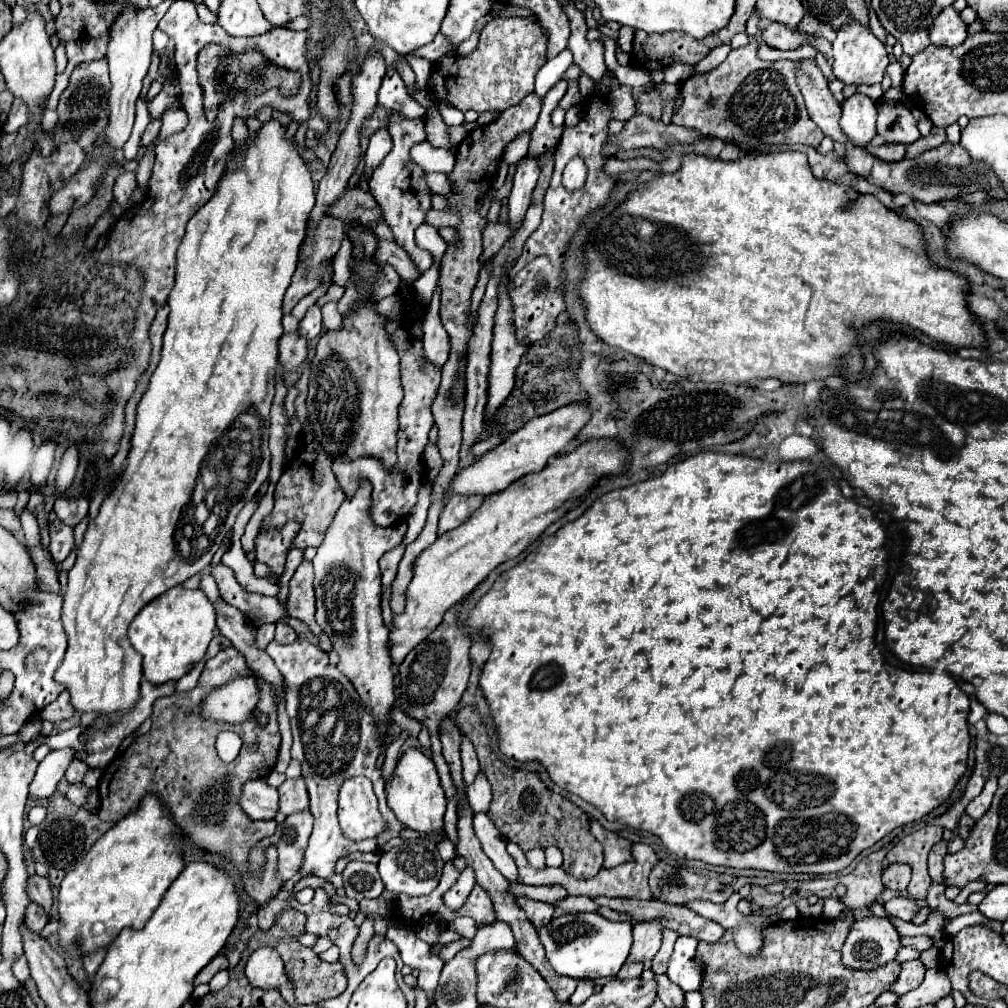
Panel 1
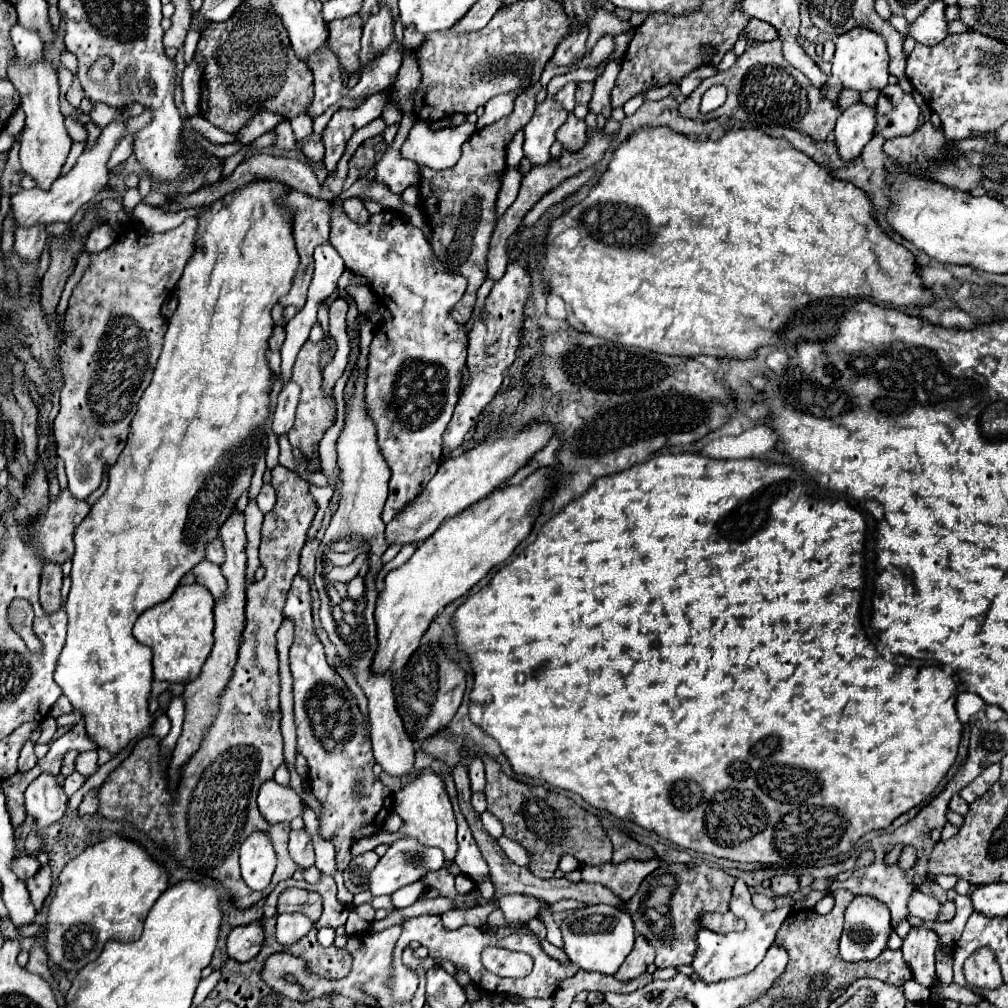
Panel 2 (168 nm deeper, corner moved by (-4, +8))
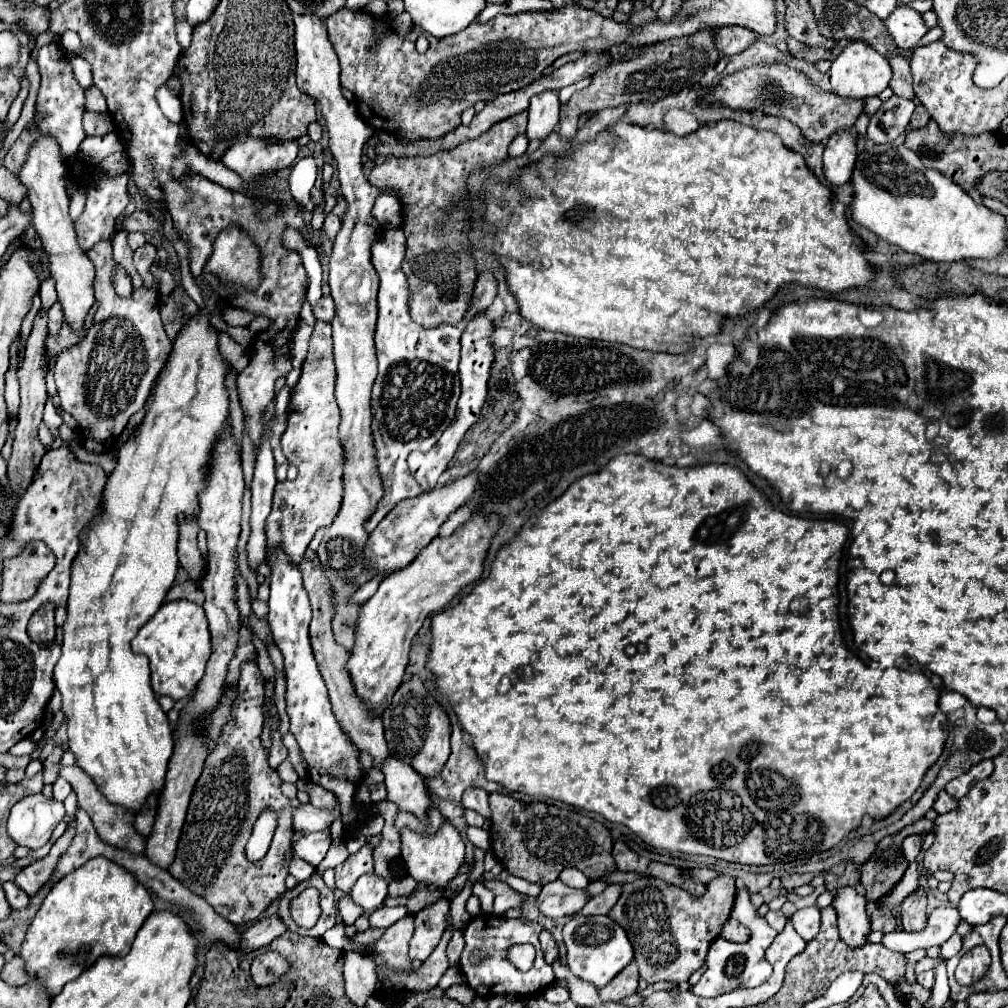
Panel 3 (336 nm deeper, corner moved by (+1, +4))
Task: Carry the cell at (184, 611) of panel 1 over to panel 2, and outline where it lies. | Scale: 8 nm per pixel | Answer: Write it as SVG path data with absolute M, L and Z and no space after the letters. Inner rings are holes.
M200 584L178 586L176 592L166 602L146 610L136 620L134 638L140 644L150 646L154 654L152 658L154 680L188 684L200 674L200 668L210 656L210 650L214 646L212 608L214 608L214 598L204 586Z

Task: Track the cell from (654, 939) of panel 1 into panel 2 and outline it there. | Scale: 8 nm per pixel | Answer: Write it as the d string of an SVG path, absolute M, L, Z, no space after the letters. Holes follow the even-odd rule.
M638 936L636 944L634 944L634 950L628 954L628 958L620 966L620 970L614 974L614 978L620 980L620 982L628 982L632 978L638 978L640 974L646 972L650 962L654 962L652 946L648 946L648 942L642 936Z

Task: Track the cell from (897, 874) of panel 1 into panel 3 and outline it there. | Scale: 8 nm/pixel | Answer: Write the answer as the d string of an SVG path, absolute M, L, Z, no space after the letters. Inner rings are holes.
M911 834L903 840L903 854L909 862L913 862L921 852L921 838L917 834Z

